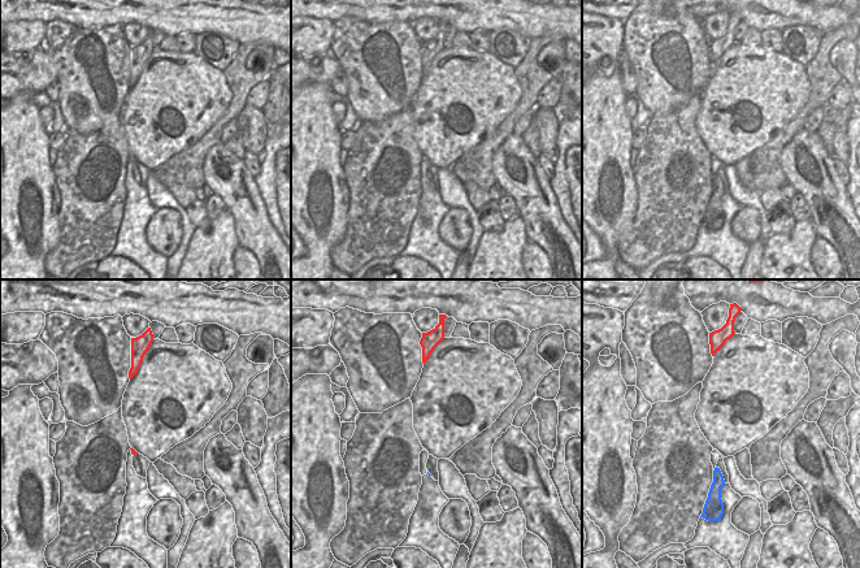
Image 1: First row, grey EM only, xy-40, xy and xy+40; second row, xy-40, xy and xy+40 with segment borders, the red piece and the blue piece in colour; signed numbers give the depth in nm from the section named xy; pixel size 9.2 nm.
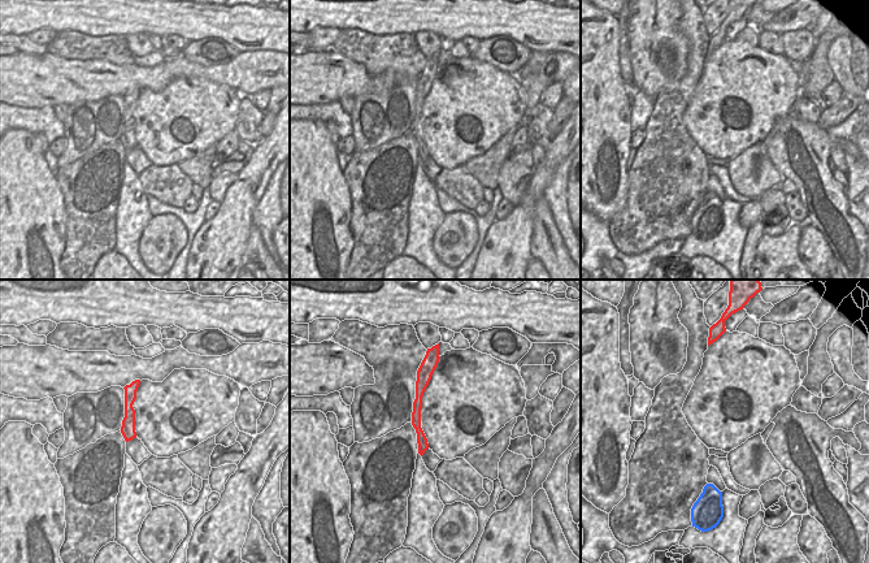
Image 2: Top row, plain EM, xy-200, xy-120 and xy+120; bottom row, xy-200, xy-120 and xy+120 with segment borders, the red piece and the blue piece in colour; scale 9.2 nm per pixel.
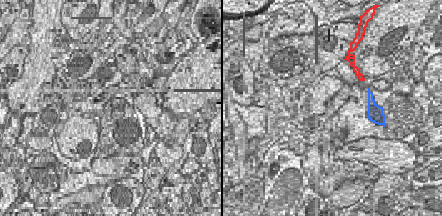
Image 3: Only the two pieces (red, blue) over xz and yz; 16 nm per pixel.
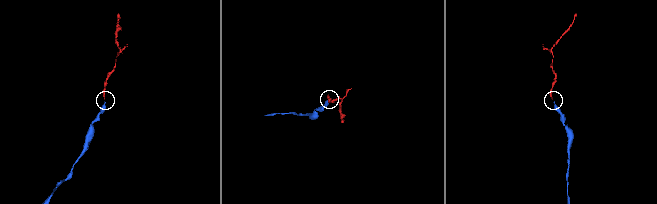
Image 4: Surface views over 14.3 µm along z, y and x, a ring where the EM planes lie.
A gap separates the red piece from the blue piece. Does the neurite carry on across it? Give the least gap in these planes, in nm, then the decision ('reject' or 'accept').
gap 1050 nm; accept

